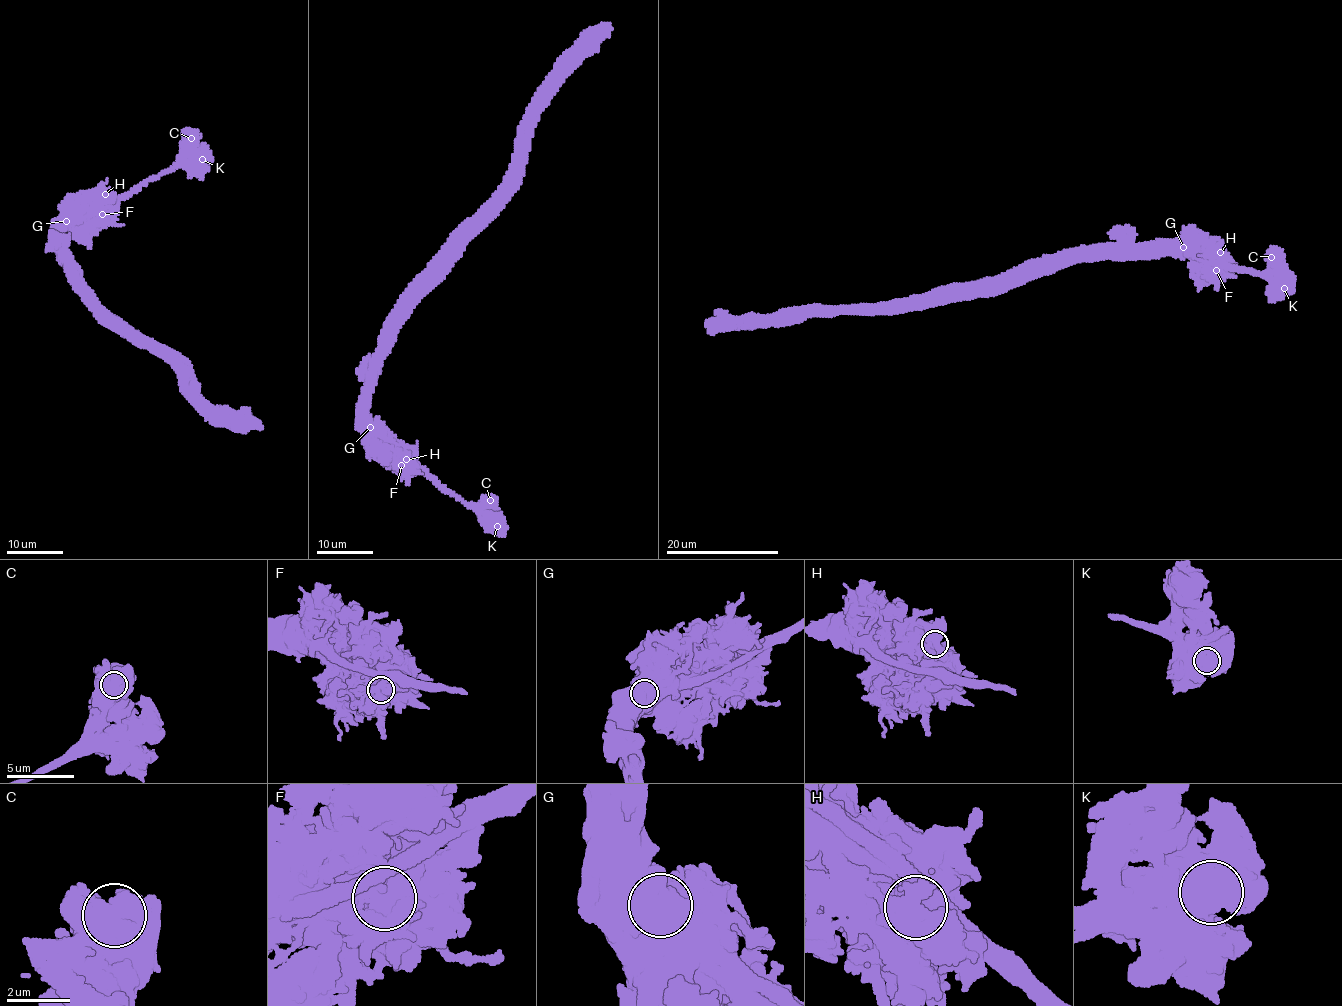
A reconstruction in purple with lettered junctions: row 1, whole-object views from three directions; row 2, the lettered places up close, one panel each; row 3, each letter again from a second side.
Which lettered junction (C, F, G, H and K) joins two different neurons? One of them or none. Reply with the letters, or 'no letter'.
G

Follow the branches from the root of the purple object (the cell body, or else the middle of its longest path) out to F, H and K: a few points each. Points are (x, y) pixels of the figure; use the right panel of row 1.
F: (1127, 242), (1183, 248), (1211, 262), (1216, 270)
H: (1127, 242), (1183, 248), (1203, 259), (1220, 252)
K: (1127, 242), (1176, 248), (1224, 268), (1248, 270), (1284, 288)

